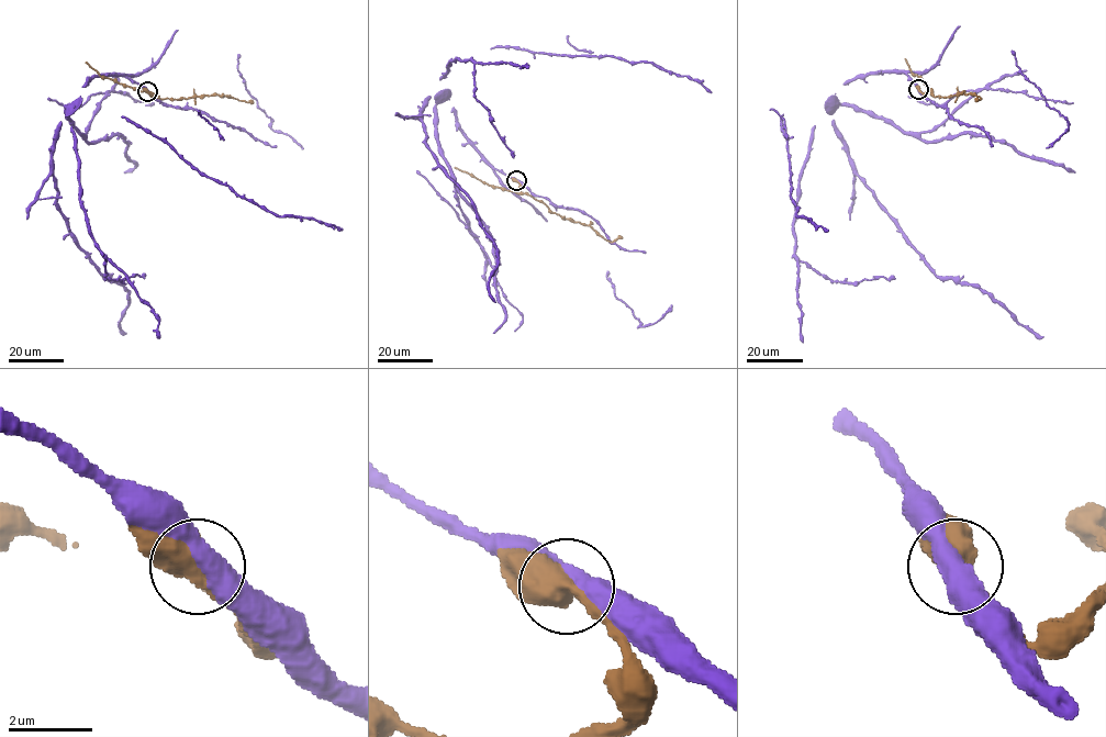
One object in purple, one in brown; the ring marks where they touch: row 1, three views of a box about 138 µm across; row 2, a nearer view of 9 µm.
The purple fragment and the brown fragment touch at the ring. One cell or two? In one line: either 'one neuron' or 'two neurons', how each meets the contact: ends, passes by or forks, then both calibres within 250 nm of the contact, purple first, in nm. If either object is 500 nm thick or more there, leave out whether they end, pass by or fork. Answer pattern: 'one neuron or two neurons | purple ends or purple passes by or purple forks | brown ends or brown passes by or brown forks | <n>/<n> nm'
one neuron | 460/500 nm

